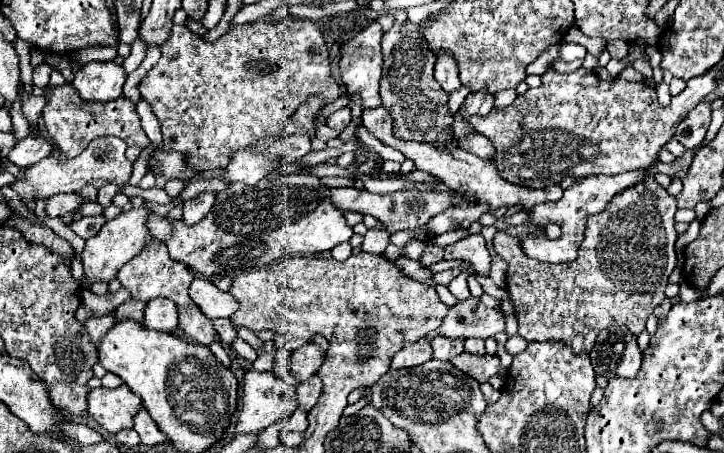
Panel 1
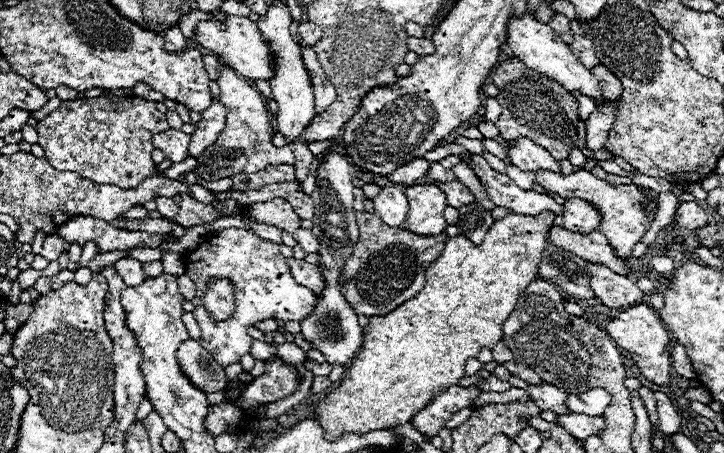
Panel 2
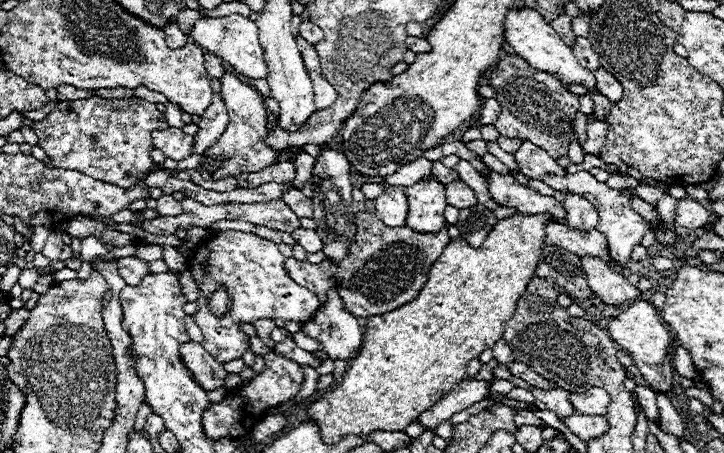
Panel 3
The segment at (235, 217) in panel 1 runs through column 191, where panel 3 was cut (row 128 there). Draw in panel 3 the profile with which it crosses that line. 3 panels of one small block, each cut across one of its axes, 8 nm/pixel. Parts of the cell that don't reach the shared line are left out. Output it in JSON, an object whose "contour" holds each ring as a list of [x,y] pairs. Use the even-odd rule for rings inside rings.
{"contour":[[[224,74],[220,78],[222,82],[222,96],[224,102],[228,104],[228,116],[230,122],[226,126],[226,130],[222,132],[222,136],[218,138],[218,142],[214,146],[210,146],[202,158],[202,164],[198,166],[198,172],[202,174],[204,180],[220,180],[226,176],[238,176],[242,172],[260,172],[264,168],[268,168],[268,164],[278,162],[280,160],[288,160],[288,150],[272,150],[264,138],[268,136],[268,118],[266,118],[266,108],[264,108],[264,98],[260,96],[260,92],[248,88],[246,84],[242,84],[236,76],[232,74]]]}

